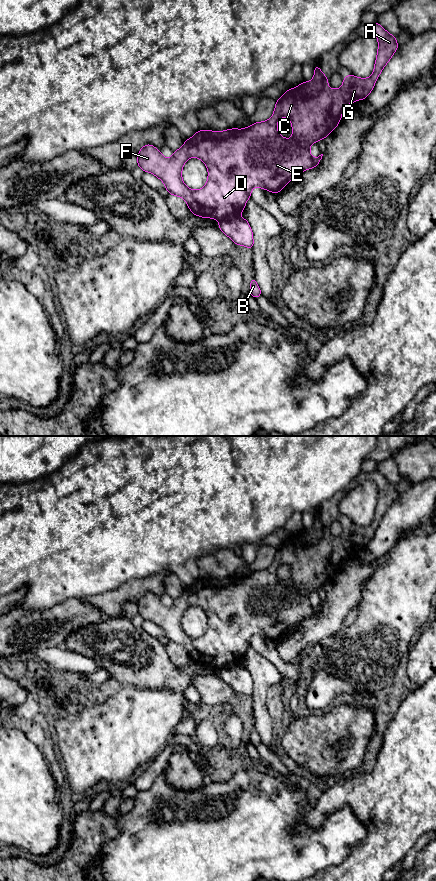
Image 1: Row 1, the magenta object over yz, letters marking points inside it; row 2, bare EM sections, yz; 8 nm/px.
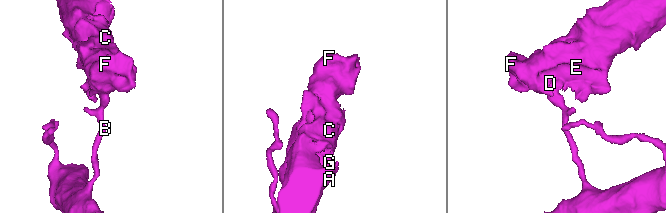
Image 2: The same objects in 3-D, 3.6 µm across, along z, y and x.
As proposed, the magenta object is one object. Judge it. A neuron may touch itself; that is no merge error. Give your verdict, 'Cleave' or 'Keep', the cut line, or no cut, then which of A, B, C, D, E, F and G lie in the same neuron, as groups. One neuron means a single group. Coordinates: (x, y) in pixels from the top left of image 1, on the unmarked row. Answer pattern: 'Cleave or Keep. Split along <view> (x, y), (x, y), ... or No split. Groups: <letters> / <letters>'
Cleave. Split along yz (238, 662), (224, 665), (220, 669). Groups: A C D E F G / B

